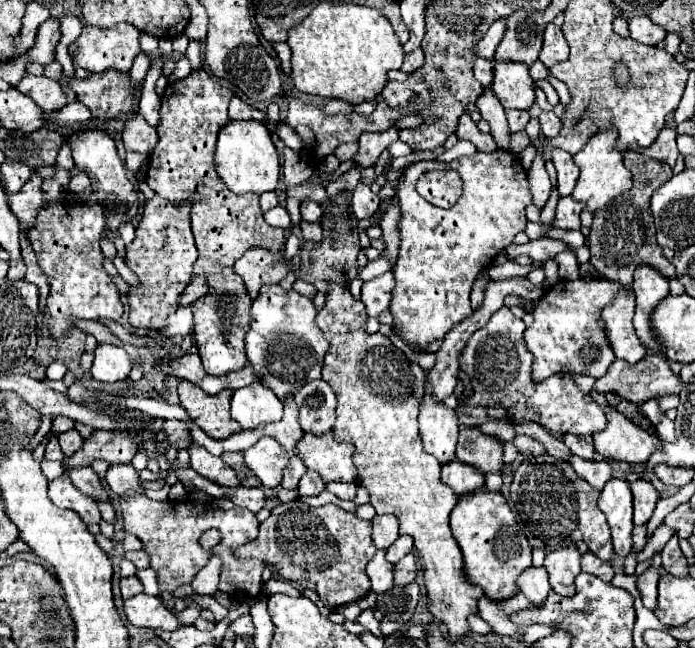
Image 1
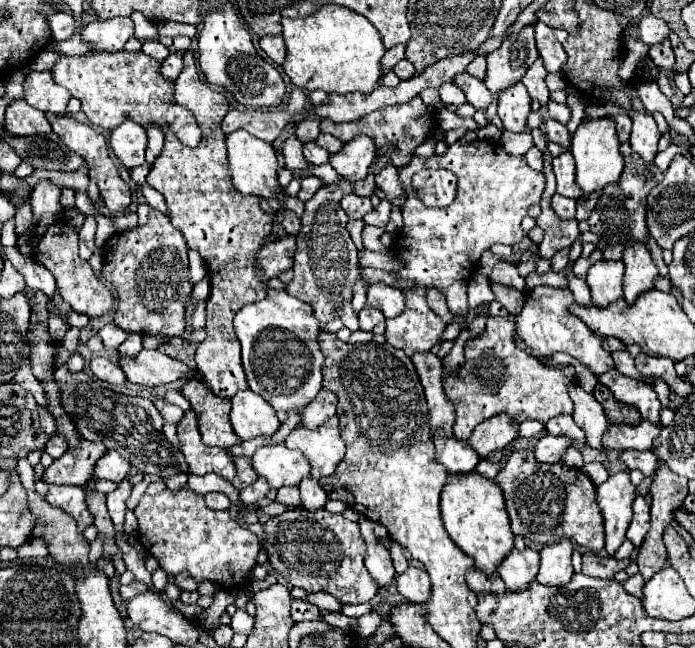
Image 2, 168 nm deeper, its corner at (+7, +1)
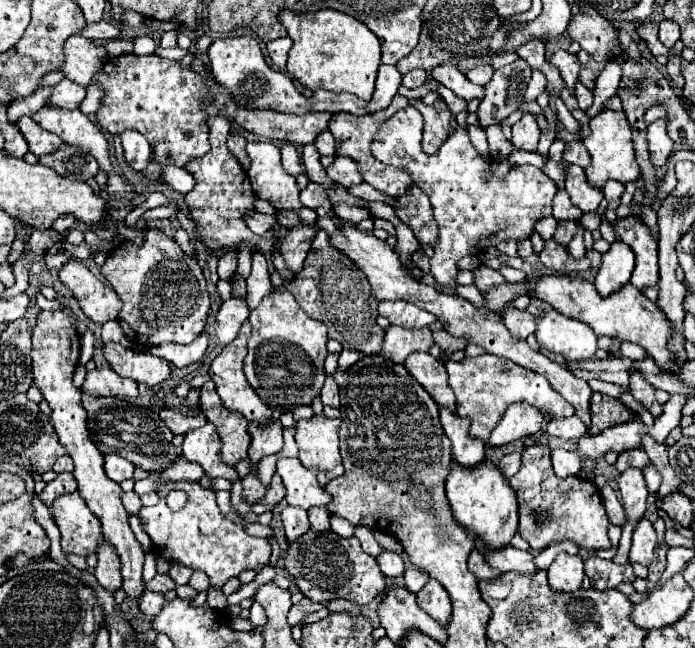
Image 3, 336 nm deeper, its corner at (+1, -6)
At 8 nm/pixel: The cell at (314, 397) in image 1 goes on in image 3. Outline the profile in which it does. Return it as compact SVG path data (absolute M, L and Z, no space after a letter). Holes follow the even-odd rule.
M327 377L323 383L321 401L323 401L323 413L327 417L339 417L339 387L333 381L333 377Z

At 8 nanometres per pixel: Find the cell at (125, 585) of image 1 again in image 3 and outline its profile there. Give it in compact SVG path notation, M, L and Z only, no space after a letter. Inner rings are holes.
M145 591L145 593L141 595L141 599L139 599L139 609L141 609L141 613L147 615L147 617L151 617L151 619L163 609L163 605L165 605L165 599L163 599L161 593Z

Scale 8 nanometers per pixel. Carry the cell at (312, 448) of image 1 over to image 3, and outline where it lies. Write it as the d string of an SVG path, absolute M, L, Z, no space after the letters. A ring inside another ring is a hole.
M323 413L313 419L299 419L295 425L295 441L299 447L299 461L317 473L319 485L343 475L339 455L339 419L327 419Z

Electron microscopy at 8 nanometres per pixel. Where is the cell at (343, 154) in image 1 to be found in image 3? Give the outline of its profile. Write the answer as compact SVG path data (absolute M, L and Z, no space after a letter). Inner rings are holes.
M329 129L319 133L319 139L315 139L315 147L321 155L335 155L335 139L329 133Z

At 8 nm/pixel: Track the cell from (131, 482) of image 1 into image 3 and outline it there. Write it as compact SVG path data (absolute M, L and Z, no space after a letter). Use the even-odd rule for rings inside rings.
M111 453L111 455L105 455L105 473L109 479L113 479L115 483L121 483L125 479L131 479L135 471L135 465L133 463L127 463L127 459Z

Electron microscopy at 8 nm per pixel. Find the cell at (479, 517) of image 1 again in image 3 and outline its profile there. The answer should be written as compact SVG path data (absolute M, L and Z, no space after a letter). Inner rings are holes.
M485 459L483 467L475 467L475 471L461 471L453 461L447 477L447 497L455 519L479 535L489 549L501 549L517 533L517 495L493 461Z

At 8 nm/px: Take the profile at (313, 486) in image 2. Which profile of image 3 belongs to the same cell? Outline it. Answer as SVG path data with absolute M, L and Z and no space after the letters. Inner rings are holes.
M311 507L309 521L311 521L311 531L317 531L317 533L329 531L329 511L325 507Z

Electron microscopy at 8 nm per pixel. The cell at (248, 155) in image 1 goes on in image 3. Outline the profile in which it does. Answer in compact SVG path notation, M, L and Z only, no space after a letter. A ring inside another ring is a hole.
M247 143L247 153L251 157L251 167L247 171L249 175L249 181L251 181L251 187L255 191L255 195L259 199L265 199L269 201L275 209L289 209L289 211L295 211L299 215L301 221L305 223L315 223L317 221L317 215L315 211L307 209L301 205L299 201L299 185L297 181L283 169L281 165L281 155L279 155L279 147L273 145L273 143Z

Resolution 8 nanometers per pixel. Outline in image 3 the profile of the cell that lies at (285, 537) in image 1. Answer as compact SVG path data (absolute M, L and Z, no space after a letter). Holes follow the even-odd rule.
M309 531L291 543L285 553L285 569L301 593L319 603L327 603L331 599L347 599L357 605L367 605L385 591L385 577L379 571L375 557L367 555L355 537L341 539L333 531Z

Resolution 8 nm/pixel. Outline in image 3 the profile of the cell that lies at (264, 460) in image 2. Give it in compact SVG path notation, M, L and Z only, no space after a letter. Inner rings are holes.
M297 457L279 459L277 473L281 475L287 487L285 501L289 505L311 509L311 507L327 507L331 503L331 495L319 487L315 475L309 469L305 469Z

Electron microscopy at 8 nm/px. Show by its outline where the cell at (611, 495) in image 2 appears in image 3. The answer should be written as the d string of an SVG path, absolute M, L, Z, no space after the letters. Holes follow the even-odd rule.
M635 467L627 469L625 473L621 473L621 477L619 477L617 483L619 483L619 493L621 493L621 499L623 499L627 521L623 525L621 543L619 543L619 549L617 549L617 555L613 557L613 561L619 563L619 565L625 565L627 559L629 559L631 533L633 533L635 523L645 513L645 499L649 495L649 491L647 491L647 483L645 483L643 473L639 469L635 469Z

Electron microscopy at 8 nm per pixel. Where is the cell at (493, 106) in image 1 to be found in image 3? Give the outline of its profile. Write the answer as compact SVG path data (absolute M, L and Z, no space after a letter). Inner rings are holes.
M449 59L447 63L443 65L437 65L435 69L431 69L431 75L435 75L435 81L443 83L445 87L449 87L455 95L459 95L461 99L465 101L471 101L471 99L483 99L485 95L485 89L471 83L461 71L459 67L455 67L455 63L459 63L459 59Z

